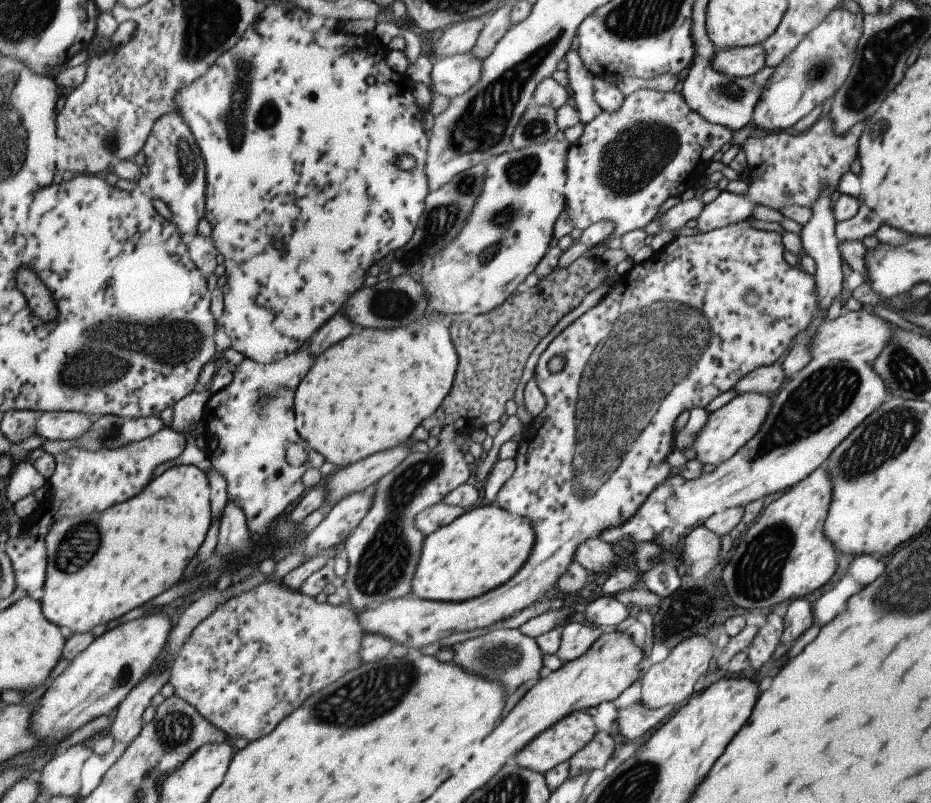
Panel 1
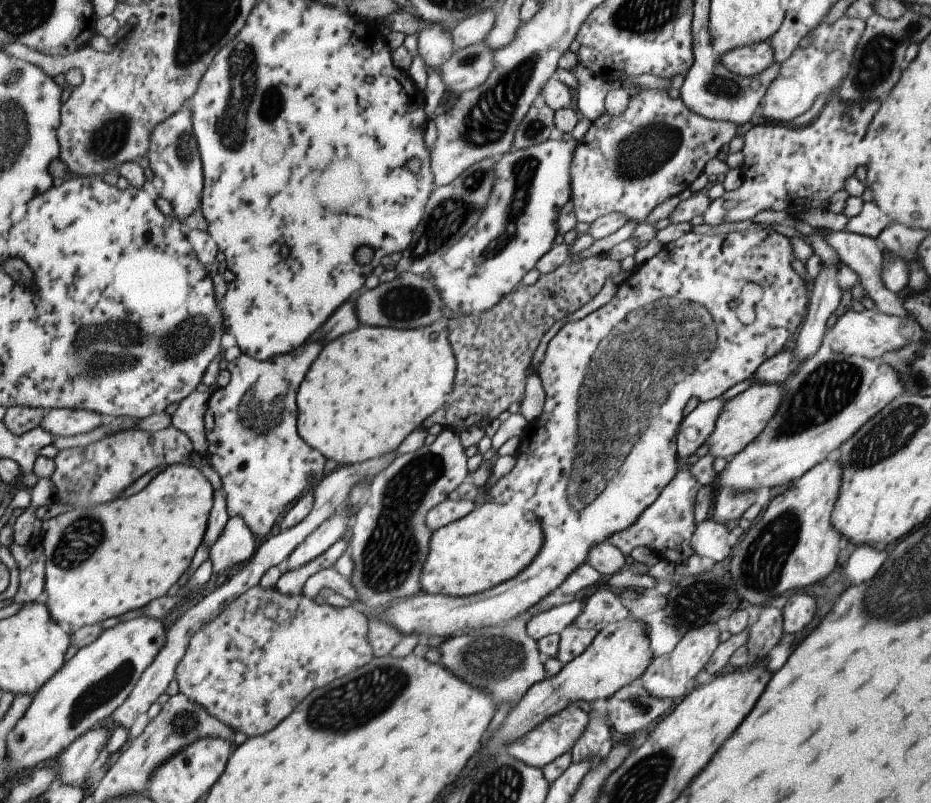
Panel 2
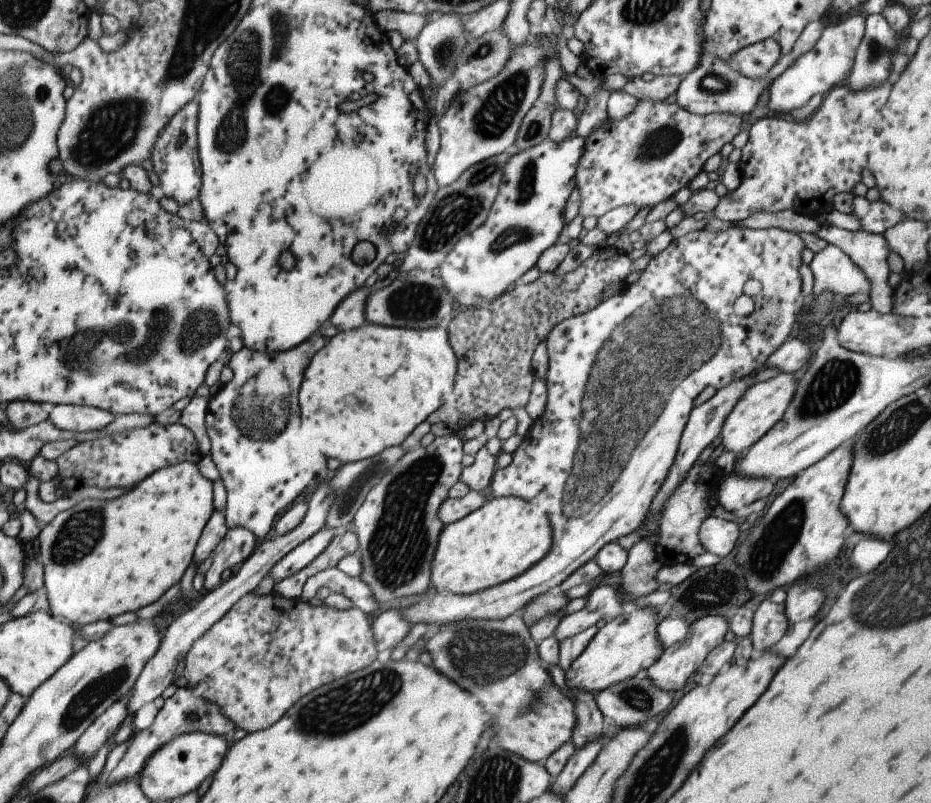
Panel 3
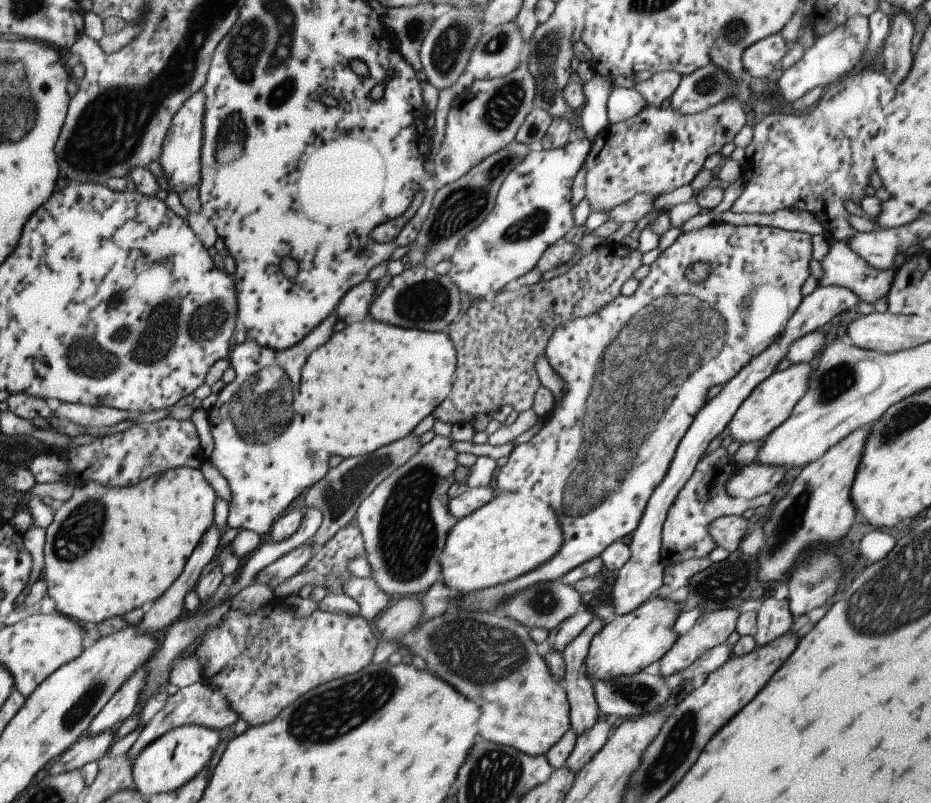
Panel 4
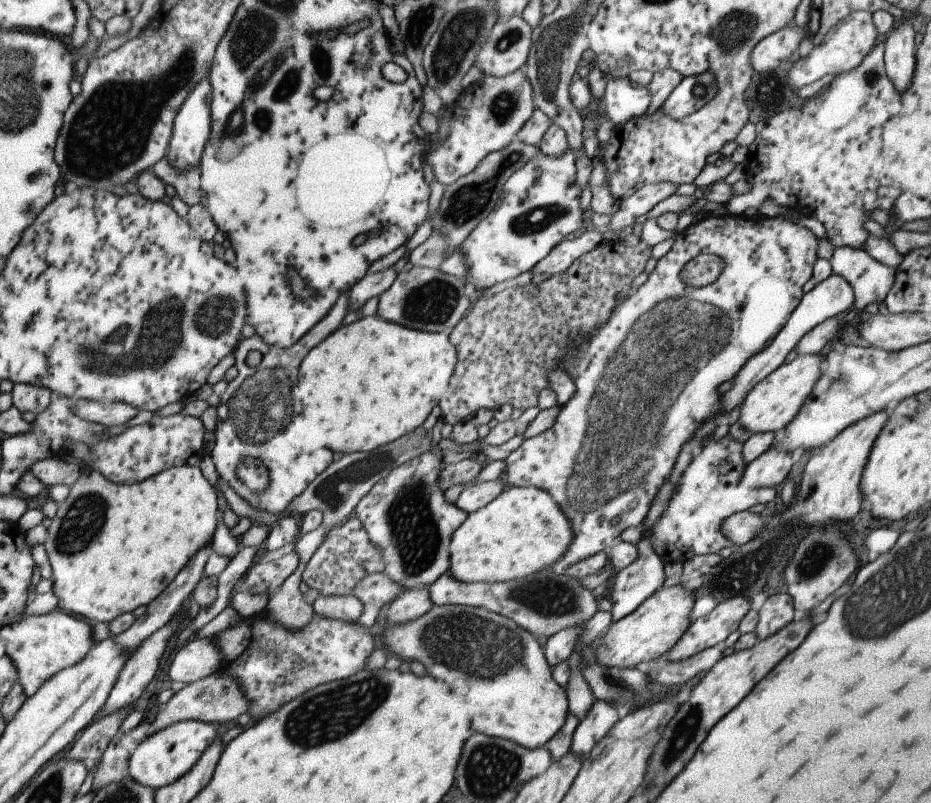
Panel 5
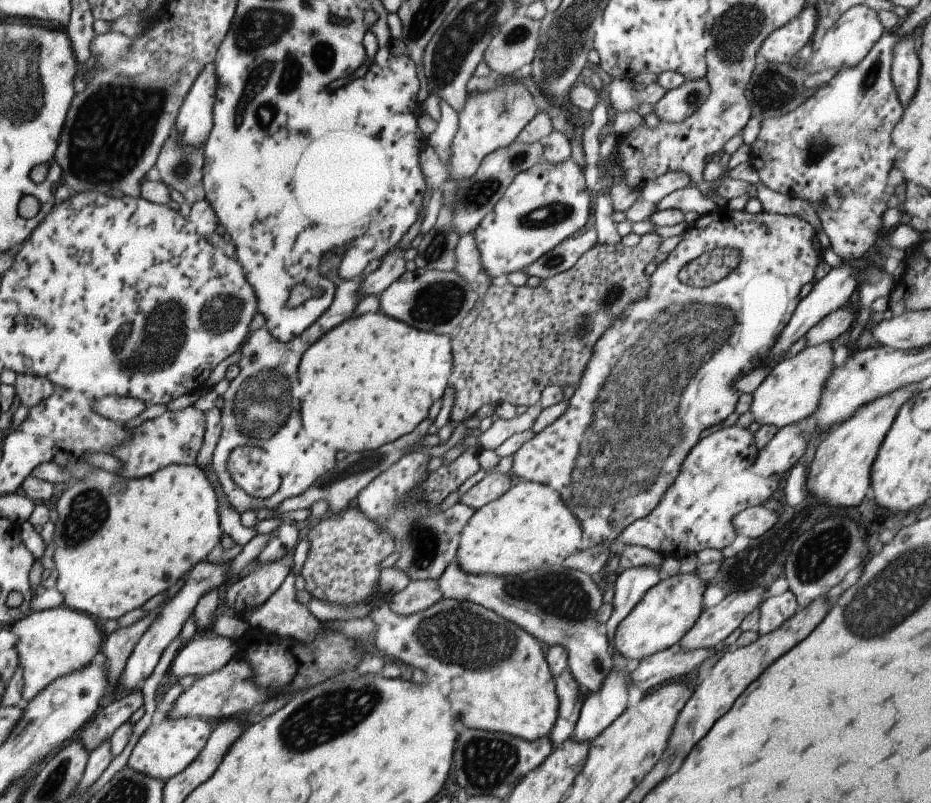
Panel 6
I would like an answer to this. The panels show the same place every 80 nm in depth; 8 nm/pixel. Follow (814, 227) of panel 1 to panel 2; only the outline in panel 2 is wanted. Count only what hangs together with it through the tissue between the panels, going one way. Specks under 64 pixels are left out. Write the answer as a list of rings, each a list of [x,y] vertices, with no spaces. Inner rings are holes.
[[[817,229],[816,235],[809,237],[811,242],[812,254],[817,255],[822,260],[822,269],[819,274],[814,278],[813,282],[809,283],[809,304],[806,306],[807,314],[805,314],[805,320],[797,332],[797,338],[795,338],[795,347],[792,350],[794,359],[801,364],[803,360],[810,357],[820,346],[824,332],[826,330],[825,325],[827,319],[833,314],[839,299],[841,298],[841,291],[837,286],[836,281],[836,260],[835,251],[825,242],[824,234],[829,231],[828,229]]]

